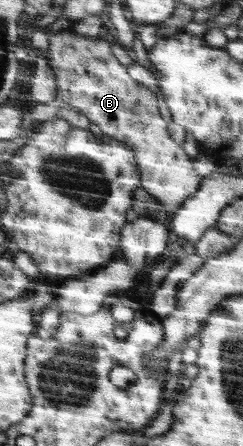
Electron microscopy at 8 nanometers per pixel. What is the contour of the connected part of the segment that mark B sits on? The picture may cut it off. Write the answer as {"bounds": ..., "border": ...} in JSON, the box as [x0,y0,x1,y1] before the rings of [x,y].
{"bounds":[48,29,200,214],"border":[[[72,29],[60,31],[56,35],[52,34],[48,57],[50,57],[49,64],[55,75],[57,97],[60,97],[60,102],[64,101],[66,105],[74,107],[76,111],[87,117],[97,132],[108,135],[110,138],[114,137],[116,141],[130,146],[140,168],[142,189],[154,196],[170,214],[179,212],[183,208],[184,201],[196,193],[198,185],[200,185],[200,177],[192,167],[190,156],[182,151],[182,147],[178,143],[174,143],[170,139],[170,135],[166,131],[166,121],[162,121],[162,115],[158,113],[158,103],[156,103],[156,97],[152,95],[152,91],[128,77],[126,67],[114,59],[114,55],[110,51],[110,43],[102,41],[100,37],[82,35]]]}

